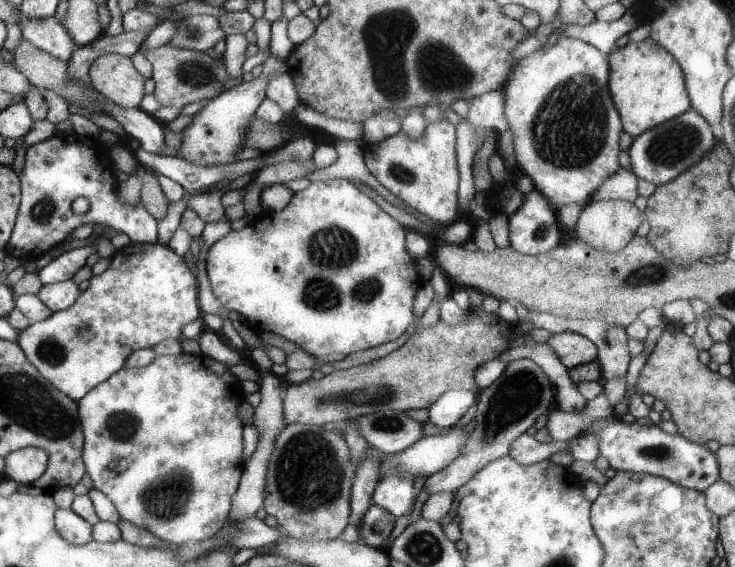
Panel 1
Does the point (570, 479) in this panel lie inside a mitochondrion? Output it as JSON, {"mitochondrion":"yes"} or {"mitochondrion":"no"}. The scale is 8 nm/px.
{"mitochondrion":"no"}

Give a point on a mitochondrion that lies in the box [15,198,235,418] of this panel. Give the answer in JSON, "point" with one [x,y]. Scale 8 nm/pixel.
{"point":[52,353]}

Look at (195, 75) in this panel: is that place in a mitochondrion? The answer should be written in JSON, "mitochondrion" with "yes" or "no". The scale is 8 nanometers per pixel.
{"mitochondrion":"yes"}

